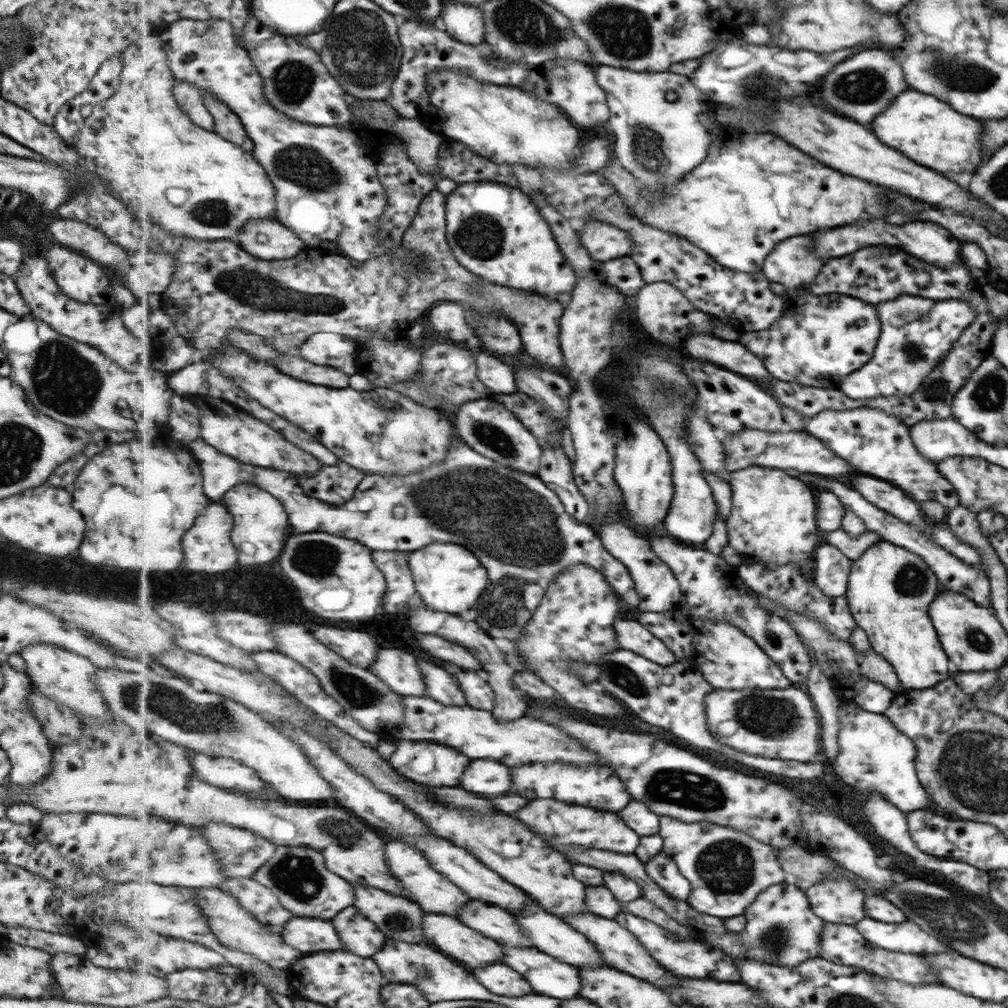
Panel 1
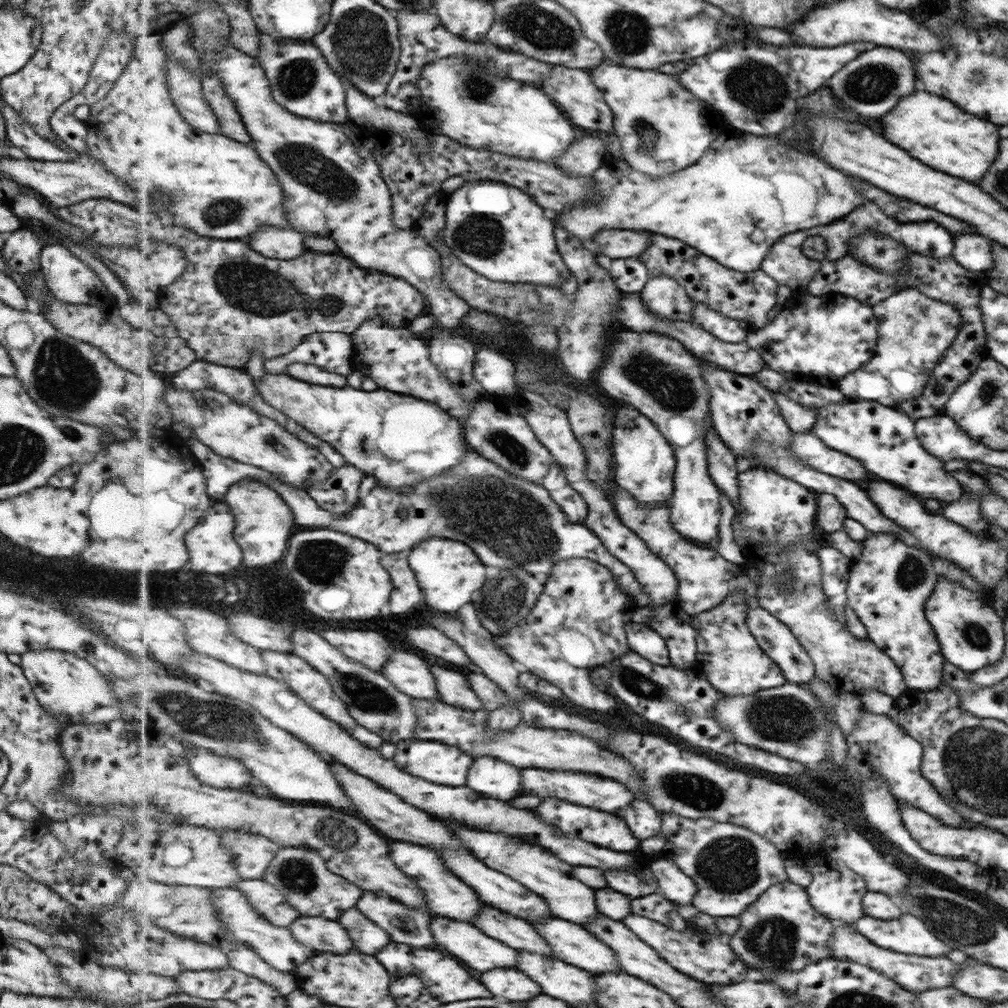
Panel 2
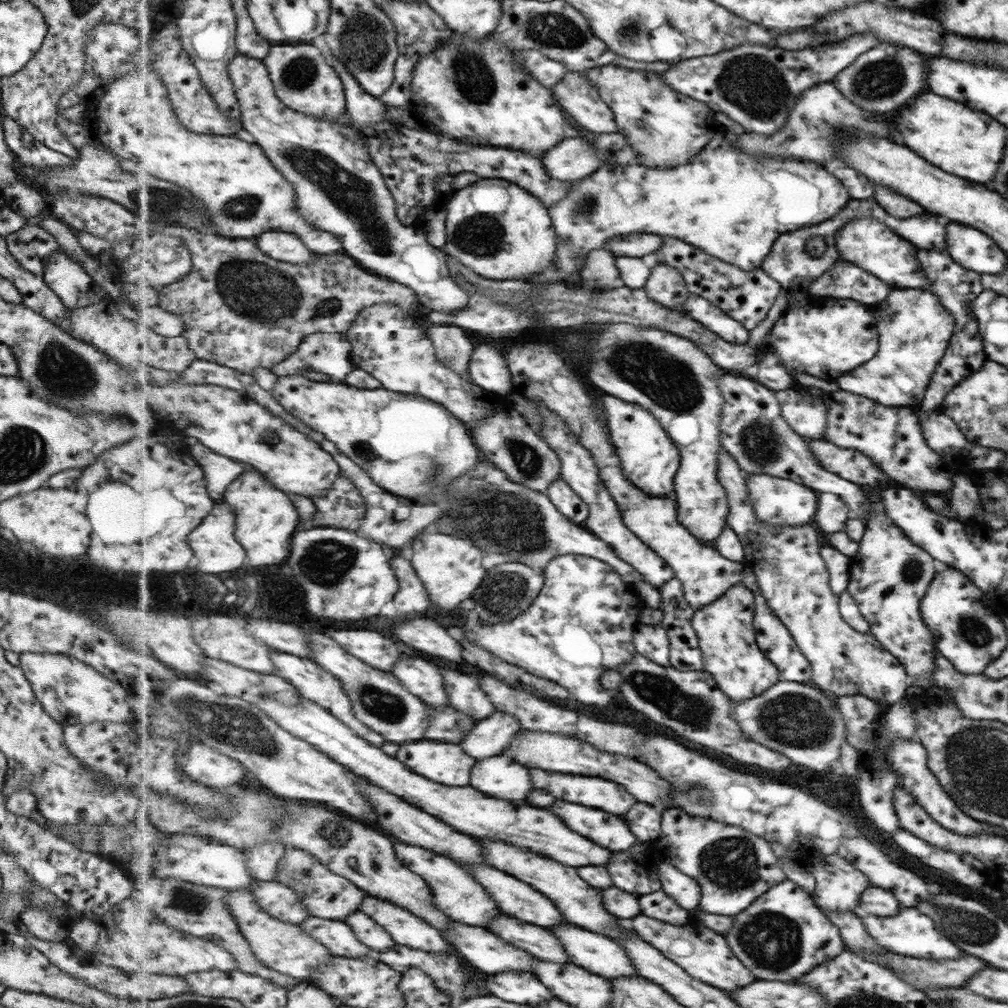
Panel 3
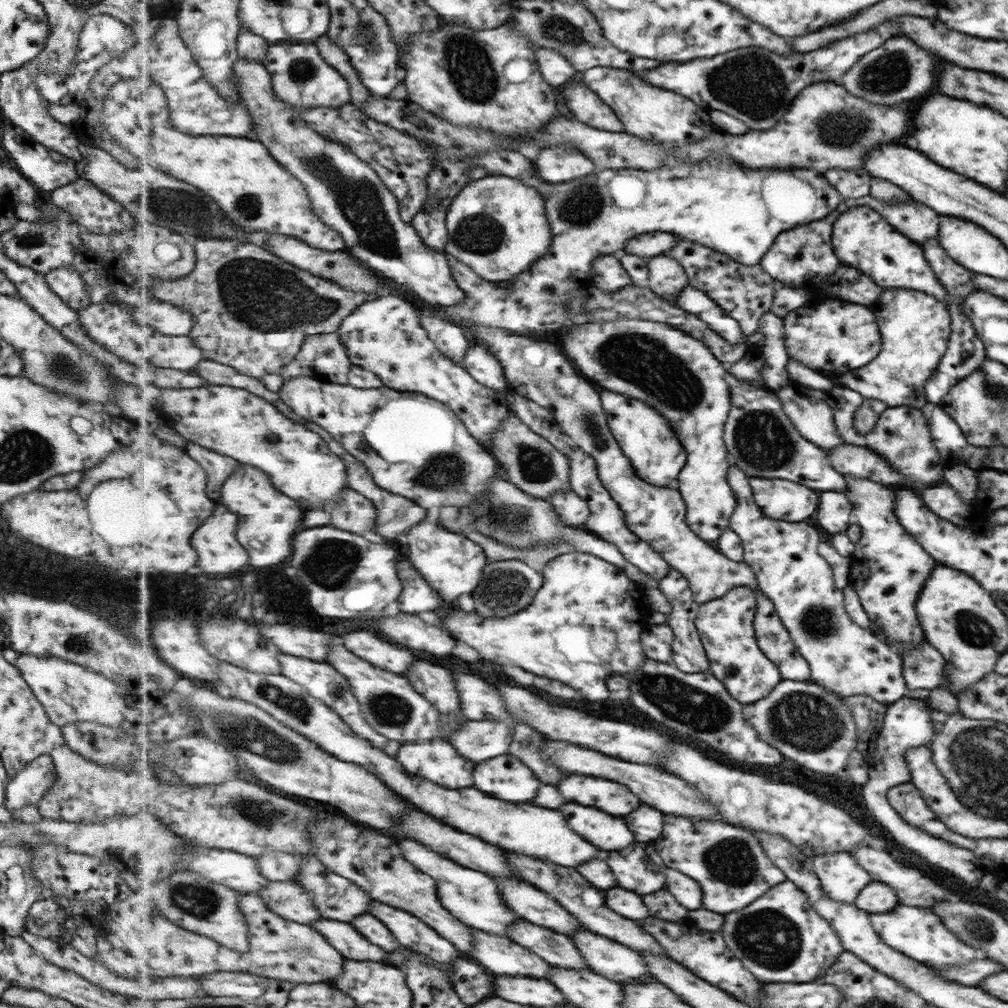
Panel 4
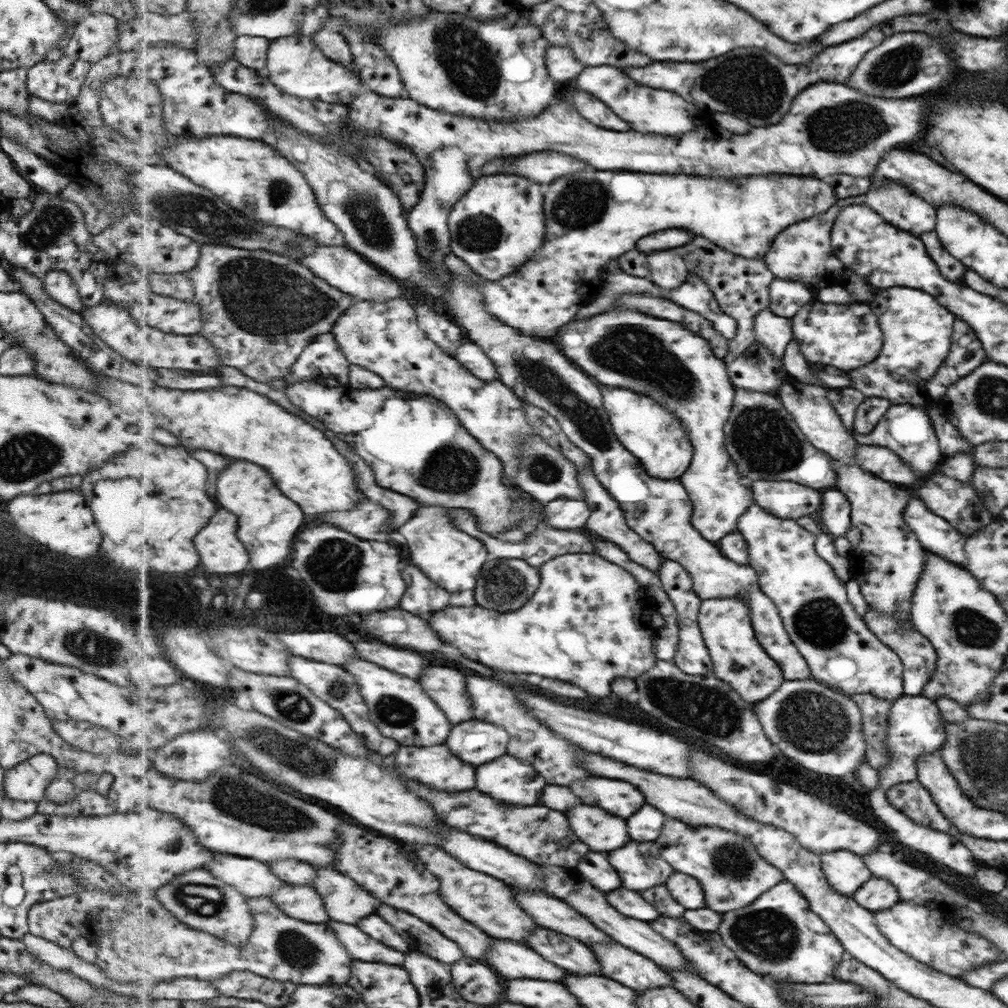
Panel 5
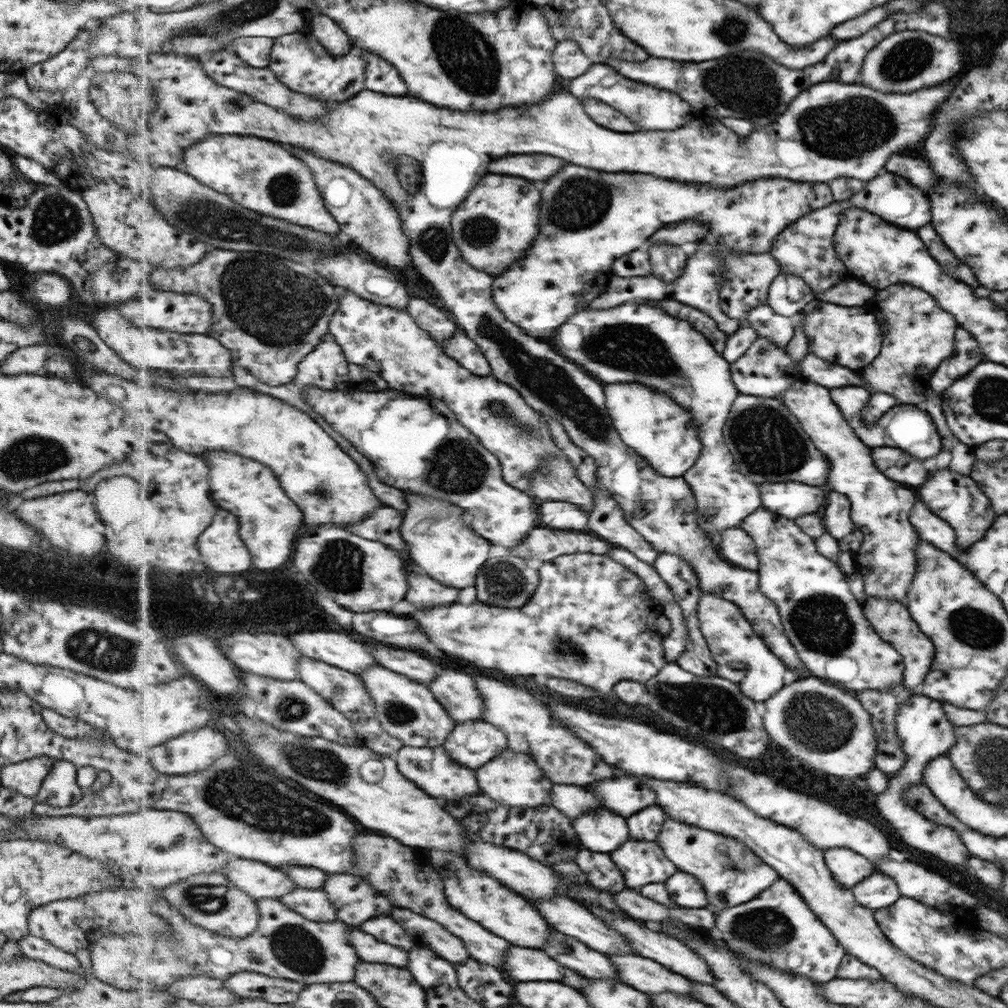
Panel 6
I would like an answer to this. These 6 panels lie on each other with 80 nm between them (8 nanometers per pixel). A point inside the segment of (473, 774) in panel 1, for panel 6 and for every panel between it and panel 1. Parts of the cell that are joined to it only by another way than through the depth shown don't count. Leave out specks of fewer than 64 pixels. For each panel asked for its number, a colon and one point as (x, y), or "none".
2: (497, 778)
3: (500, 776)
4: (507, 777)
5: (508, 778)
6: (514, 778)

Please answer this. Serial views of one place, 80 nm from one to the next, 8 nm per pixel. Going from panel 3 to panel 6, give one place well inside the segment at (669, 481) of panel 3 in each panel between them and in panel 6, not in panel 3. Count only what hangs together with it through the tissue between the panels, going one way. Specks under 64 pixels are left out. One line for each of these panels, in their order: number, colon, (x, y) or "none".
4: (657, 454)
5: (650, 431)
6: (650, 422)

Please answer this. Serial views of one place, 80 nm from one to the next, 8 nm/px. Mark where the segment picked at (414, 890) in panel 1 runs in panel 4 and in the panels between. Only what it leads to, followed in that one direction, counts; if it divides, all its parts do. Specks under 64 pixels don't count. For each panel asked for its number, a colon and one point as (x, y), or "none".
2: (446, 894)
3: (456, 891)
4: (473, 896)

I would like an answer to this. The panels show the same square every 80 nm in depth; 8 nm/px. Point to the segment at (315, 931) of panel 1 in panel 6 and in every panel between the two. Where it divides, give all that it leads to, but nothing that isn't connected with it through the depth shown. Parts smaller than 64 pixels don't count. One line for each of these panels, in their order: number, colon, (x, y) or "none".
2: (328, 936)
3: (341, 940)
4: (344, 937)
5: (363, 947)
6: (370, 949)

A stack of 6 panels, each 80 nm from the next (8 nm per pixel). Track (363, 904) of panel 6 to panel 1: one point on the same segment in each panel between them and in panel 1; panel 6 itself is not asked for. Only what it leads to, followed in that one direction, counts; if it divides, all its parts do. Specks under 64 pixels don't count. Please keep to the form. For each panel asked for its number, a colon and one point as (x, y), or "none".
1: (300, 877)
2: (302, 875)
3: (328, 895)
4: (338, 898)
5: (346, 901)

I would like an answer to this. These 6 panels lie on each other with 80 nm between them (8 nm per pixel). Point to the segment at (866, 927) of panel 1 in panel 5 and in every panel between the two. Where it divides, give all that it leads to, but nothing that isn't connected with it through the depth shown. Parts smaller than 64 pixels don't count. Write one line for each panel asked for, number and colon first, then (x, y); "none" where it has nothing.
2: (907, 934)
3: (910, 933)
4: (916, 932)
5: (934, 940)

